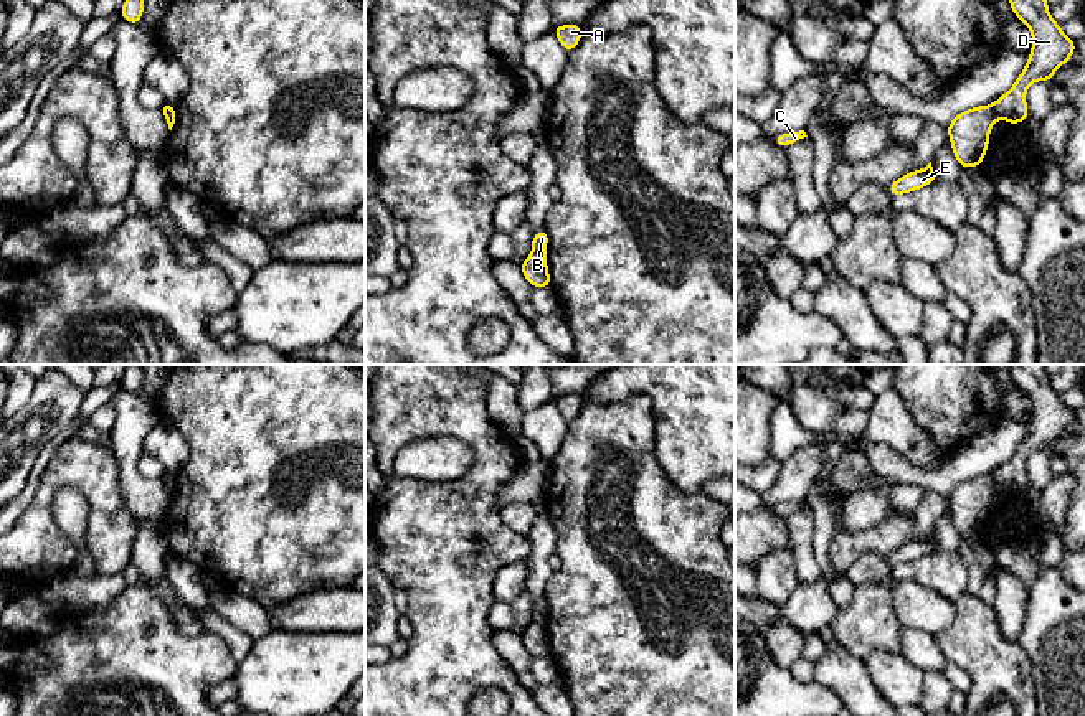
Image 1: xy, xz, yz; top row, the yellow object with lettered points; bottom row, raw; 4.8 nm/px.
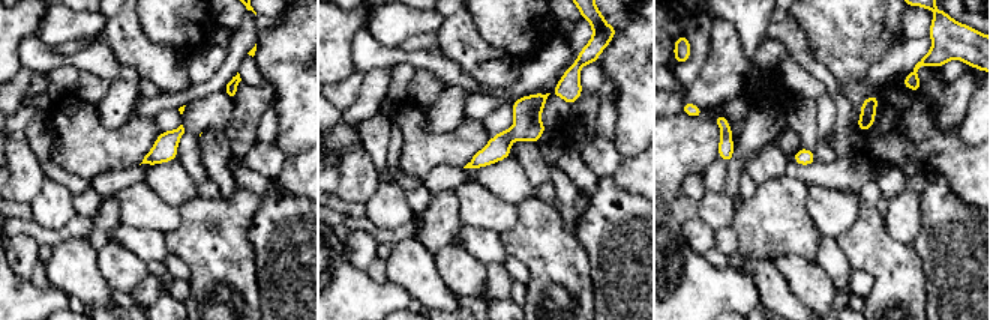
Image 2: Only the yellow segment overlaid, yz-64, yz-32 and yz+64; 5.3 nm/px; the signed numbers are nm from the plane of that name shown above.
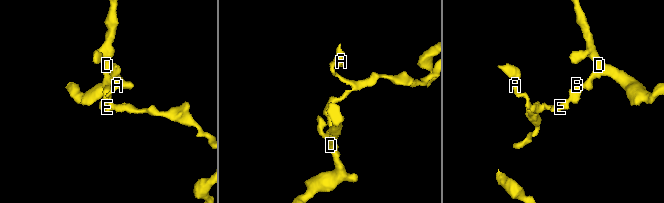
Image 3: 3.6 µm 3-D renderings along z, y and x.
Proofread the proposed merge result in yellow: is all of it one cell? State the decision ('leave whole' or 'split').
split

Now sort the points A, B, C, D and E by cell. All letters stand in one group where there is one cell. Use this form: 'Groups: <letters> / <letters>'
Groups: A B C E / D

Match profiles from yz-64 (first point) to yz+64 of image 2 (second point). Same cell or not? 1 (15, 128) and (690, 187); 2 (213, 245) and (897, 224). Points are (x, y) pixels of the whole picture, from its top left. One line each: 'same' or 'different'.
1: same
2: different

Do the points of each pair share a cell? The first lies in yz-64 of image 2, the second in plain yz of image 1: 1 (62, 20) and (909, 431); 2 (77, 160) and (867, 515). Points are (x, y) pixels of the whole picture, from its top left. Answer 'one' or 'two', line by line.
1: two
2: two

